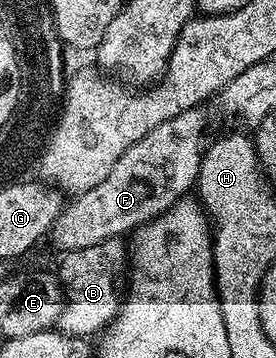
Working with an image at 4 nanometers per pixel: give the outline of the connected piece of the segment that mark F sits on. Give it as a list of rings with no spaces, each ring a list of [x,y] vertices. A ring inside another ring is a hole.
[[[203,108],[186,110],[141,136],[141,140],[109,168],[109,176],[101,180],[97,188],[74,195],[64,205],[51,226],[49,242],[59,252],[93,248],[93,244],[101,244],[110,238],[130,235],[138,226],[146,226],[164,214],[199,181],[199,165],[205,149],[203,133],[207,130],[205,111]]]

